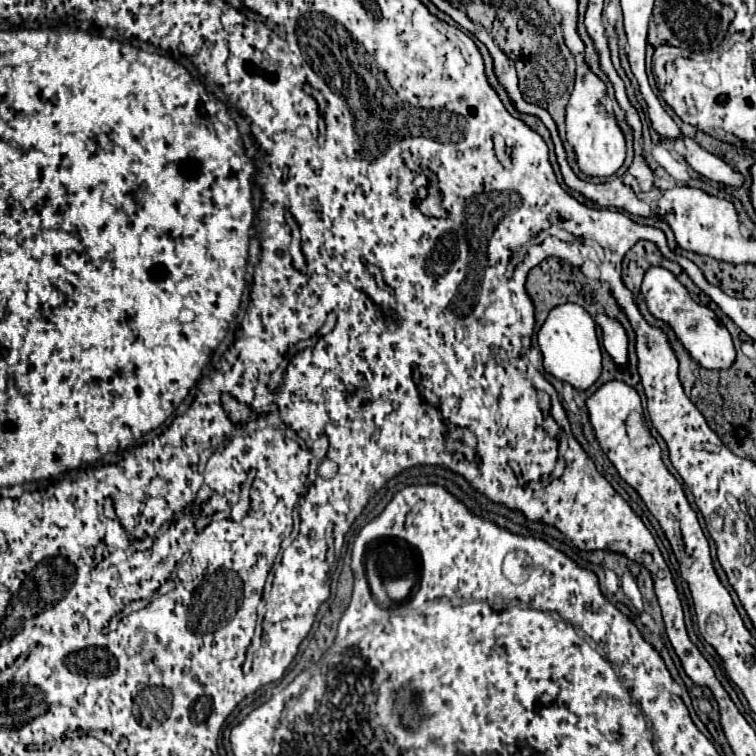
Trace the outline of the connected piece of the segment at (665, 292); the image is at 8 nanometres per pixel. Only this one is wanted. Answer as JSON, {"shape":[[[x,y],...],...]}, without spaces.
{"shape":[[[651,267],[645,273],[641,293],[645,295],[649,311],[657,319],[661,319],[673,327],[673,331],[677,333],[677,337],[681,339],[685,349],[691,353],[691,357],[701,367],[705,367],[705,369],[729,369],[733,365],[735,347],[733,347],[733,341],[731,341],[727,327],[717,319],[717,315],[709,307],[695,303],[691,299],[689,291],[685,289],[685,285],[679,283],[679,279],[671,271],[667,271],[663,267]]]}

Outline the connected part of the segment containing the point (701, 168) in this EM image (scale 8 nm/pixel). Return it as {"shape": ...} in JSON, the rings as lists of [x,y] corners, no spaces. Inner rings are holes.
{"shape":[[[683,139],[683,141],[687,147],[687,153],[685,153],[687,163],[703,177],[729,187],[743,187],[747,183],[747,177],[737,169],[733,169],[729,163],[725,163],[721,157],[705,151],[693,139]]]}

